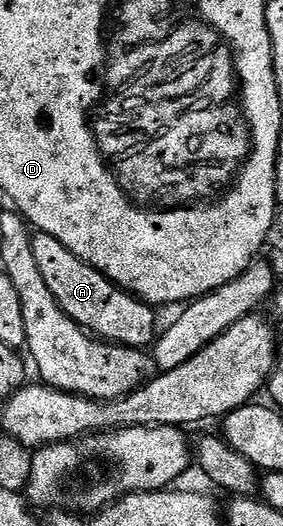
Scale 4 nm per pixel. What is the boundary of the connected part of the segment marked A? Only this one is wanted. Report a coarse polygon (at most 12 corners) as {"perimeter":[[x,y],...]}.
{"perimeter":[[51,235],[31,248],[76,325],[115,345],[154,340],[154,306]]}

